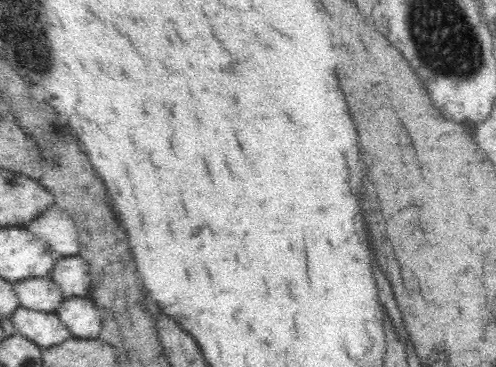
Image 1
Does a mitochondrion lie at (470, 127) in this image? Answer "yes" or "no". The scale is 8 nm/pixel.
no

